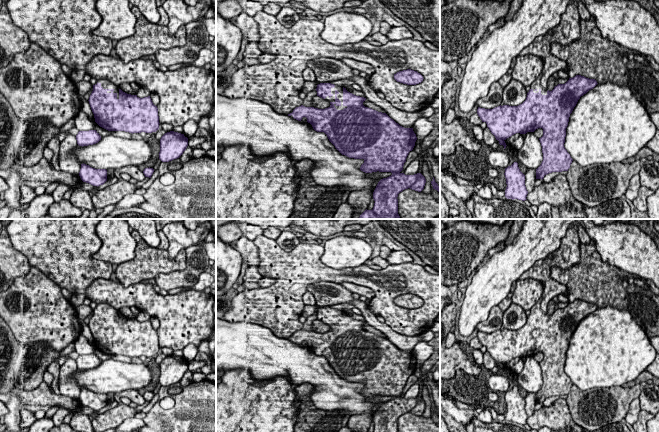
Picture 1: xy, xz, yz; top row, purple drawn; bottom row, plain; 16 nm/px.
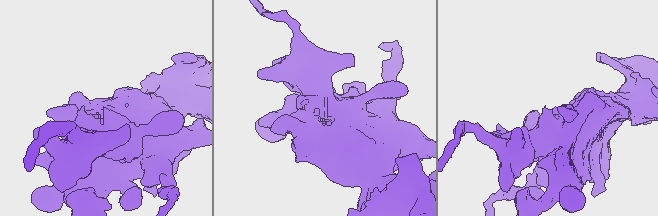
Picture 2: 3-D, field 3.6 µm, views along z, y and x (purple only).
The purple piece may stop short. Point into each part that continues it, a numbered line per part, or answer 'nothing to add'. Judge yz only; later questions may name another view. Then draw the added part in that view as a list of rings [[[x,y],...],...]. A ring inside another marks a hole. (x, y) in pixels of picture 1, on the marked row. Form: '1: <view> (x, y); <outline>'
1: yz (568, 30); [[[570,2],[565,13],[561,16],[560,23],[550,29],[545,35],[536,37],[535,40],[519,55],[533,54],[543,59],[543,70],[539,77],[531,84],[530,89],[534,93],[541,92],[547,95],[547,83],[549,78],[558,71],[568,72],[568,65],[565,61],[551,54],[551,44],[556,42],[561,45],[578,40],[581,35],[580,17],[578,8]]]

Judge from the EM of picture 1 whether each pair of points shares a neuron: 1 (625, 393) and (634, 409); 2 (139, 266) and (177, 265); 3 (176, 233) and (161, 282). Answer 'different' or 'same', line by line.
1: different
2: same
3: different

